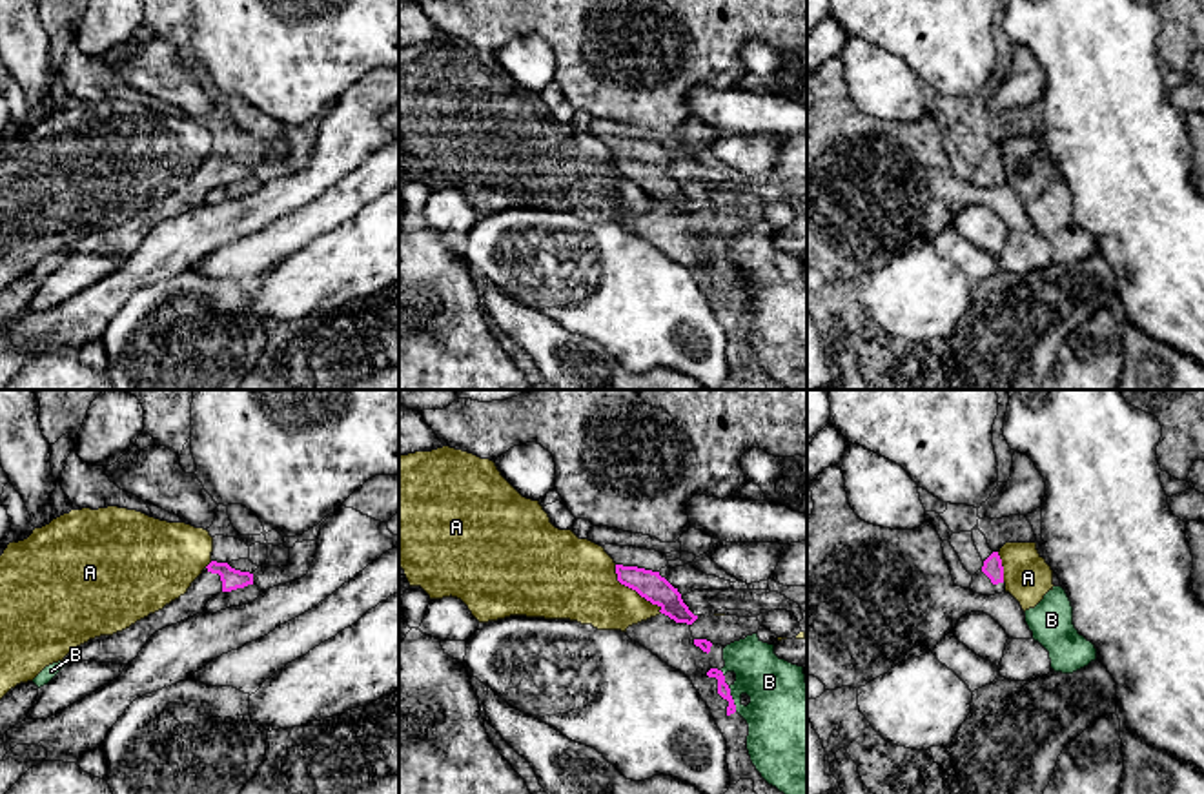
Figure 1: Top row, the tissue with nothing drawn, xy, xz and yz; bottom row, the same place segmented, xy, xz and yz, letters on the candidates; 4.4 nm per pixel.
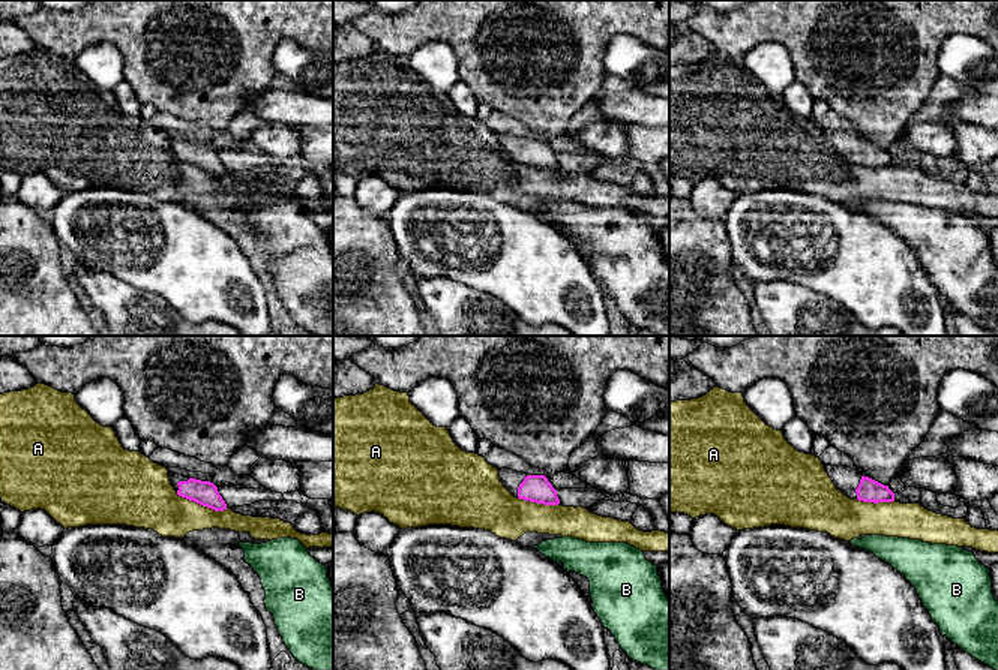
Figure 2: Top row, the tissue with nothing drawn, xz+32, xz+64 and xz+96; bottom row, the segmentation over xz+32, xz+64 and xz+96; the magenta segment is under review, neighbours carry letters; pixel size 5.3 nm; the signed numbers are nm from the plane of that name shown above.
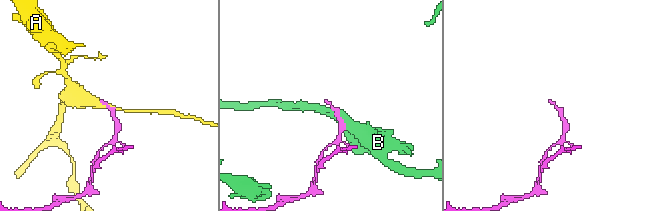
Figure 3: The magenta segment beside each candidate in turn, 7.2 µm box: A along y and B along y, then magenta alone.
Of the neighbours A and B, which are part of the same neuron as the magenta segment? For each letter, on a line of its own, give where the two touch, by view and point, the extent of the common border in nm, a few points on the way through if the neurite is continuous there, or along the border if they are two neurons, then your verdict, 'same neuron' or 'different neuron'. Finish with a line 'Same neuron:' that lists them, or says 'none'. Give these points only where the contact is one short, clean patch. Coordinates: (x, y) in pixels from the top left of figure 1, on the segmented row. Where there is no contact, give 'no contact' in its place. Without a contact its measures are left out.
A: meets magenta in xz at (634, 589); contact 300 nm long; border along xz (614, 565), (616, 578), (654, 603), (662, 612); different neuron
B: meets magenta in xz at (733, 700); contact 120 nm long; different neuron
Same neuron: none

